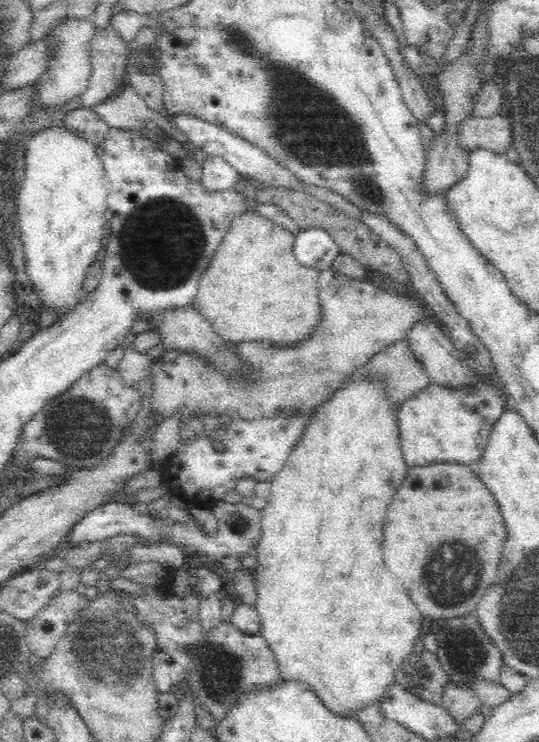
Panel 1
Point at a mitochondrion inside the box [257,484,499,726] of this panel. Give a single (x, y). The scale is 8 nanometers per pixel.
(453, 557)

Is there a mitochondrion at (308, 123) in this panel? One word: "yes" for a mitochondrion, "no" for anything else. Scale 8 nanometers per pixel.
yes

